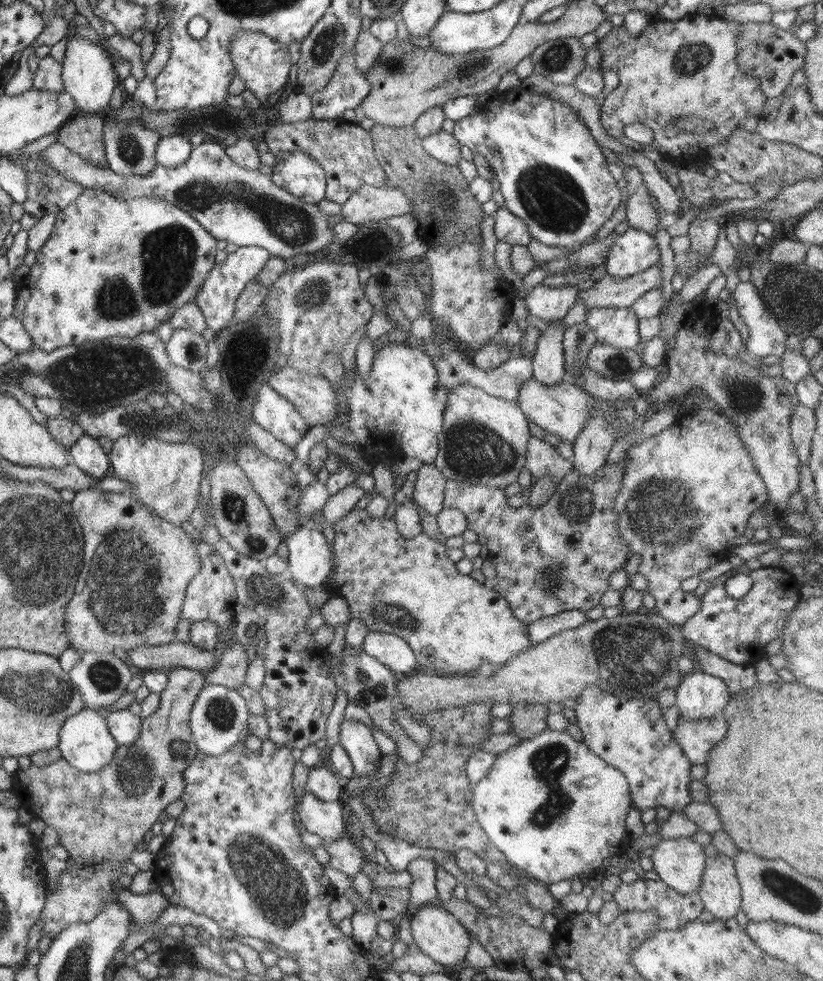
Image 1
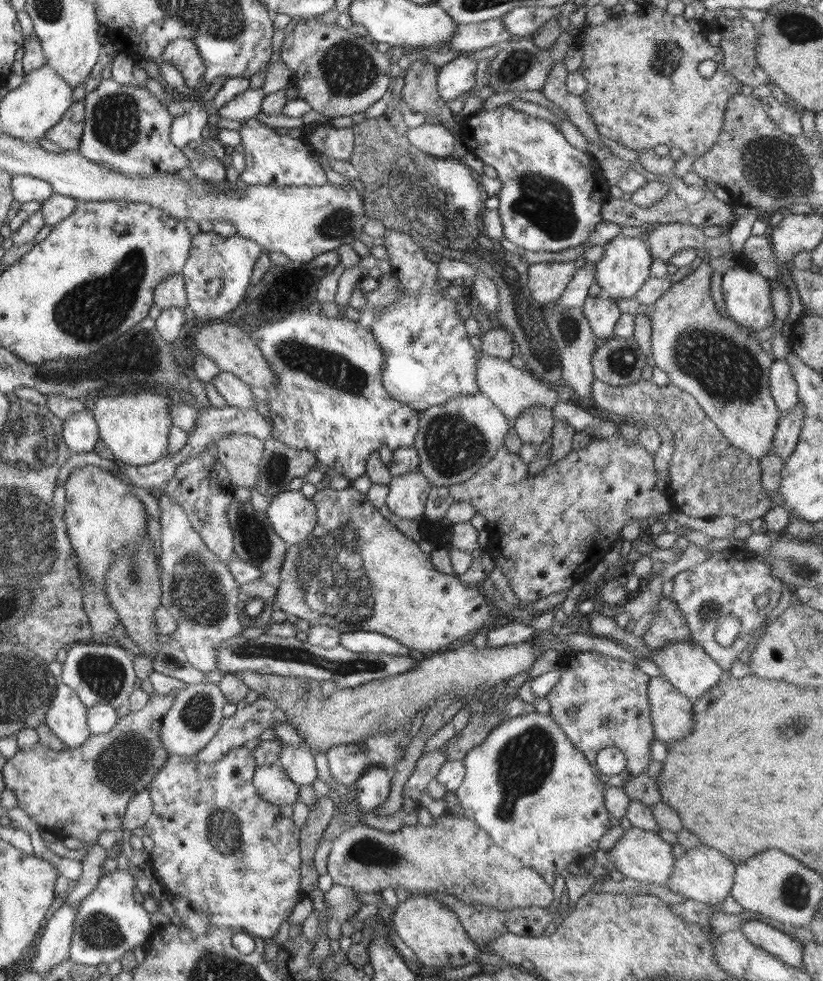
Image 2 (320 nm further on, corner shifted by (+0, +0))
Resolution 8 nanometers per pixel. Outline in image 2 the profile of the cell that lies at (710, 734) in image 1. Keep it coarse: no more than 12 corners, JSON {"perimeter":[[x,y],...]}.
{"perimeter":[[664,676],[647,688],[654,738],[688,736],[693,703]]}

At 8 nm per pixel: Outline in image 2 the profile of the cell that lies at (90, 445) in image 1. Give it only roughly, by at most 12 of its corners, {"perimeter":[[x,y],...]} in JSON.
{"perimeter":[[88,411],[63,420],[72,453],[92,452],[100,438]]}

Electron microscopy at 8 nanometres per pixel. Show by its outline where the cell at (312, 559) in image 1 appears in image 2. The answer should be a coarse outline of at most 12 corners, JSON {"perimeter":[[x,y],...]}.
{"perimeter":[[290,490],[266,514],[289,546],[304,543],[317,521],[311,500]]}

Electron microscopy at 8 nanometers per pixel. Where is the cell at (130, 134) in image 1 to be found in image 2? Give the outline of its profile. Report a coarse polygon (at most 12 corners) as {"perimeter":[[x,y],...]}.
{"perimeter":[[102,79],[84,159],[130,178],[190,166],[146,87]]}

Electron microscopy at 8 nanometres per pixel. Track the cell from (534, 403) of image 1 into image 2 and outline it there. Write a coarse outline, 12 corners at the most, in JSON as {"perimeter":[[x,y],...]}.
{"perimeter":[[480,353],[480,393],[511,422],[559,394],[525,368]]}

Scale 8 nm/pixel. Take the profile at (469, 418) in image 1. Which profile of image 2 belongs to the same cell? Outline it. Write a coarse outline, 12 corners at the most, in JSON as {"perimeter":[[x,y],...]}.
{"perimeter":[[481,393],[420,412],[414,448],[432,488],[478,472],[510,420]]}

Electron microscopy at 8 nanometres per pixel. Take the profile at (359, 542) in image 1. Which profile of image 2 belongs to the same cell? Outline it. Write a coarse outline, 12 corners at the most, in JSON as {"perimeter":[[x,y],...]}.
{"perimeter":[[327,486],[275,606],[424,653],[500,622],[366,494]]}

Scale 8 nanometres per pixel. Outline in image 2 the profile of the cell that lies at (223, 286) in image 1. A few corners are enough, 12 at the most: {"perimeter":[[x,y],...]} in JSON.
{"perimeter":[[238,234],[192,237],[181,275],[196,317],[229,316],[262,249]]}

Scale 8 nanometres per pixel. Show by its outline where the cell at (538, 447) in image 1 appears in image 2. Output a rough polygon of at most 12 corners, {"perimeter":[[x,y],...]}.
{"perimeter":[[530,407],[512,420],[513,430],[537,450],[552,436],[553,412]]}

